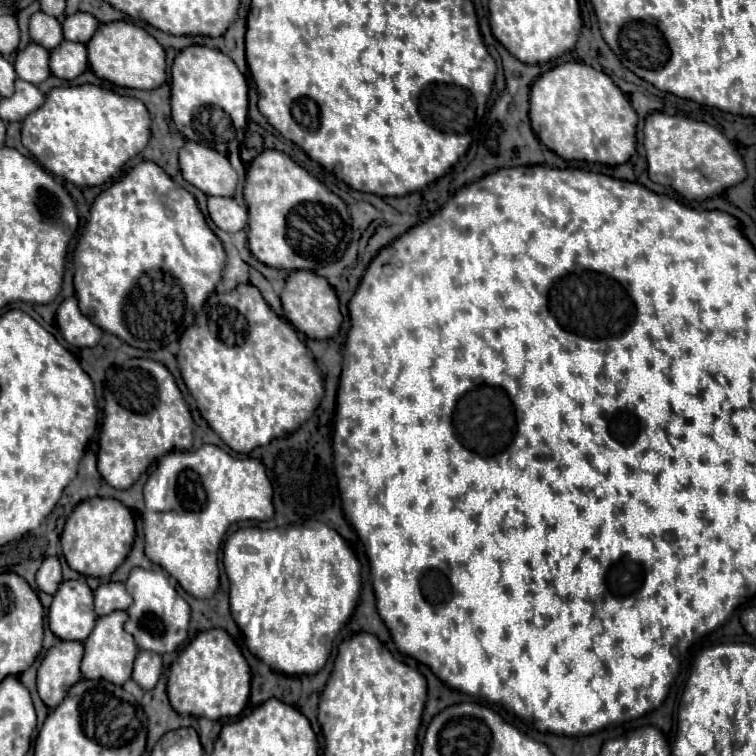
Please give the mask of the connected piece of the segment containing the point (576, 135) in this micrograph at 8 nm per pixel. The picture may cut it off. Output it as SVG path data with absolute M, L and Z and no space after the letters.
M565 62L543 72L531 86L529 118L539 140L565 160L587 160L617 166L625 164L635 154L637 112L605 72L597 72L585 62Z

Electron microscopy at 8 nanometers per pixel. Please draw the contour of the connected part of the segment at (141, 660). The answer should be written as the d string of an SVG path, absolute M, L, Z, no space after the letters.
M141 650L137 654L135 666L133 666L133 680L137 680L141 684L141 688L151 690L161 676L161 668L163 668L163 660L159 654Z

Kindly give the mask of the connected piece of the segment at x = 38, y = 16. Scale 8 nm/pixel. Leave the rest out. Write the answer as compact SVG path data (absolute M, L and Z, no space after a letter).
M35 12L31 16L31 22L29 22L29 34L31 34L31 40L53 50L57 48L57 44L63 42L63 30L61 30L61 22L45 12Z

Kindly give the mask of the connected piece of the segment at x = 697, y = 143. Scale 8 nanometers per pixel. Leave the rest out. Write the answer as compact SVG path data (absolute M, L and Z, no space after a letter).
M653 112L645 118L645 150L649 164L649 178L657 184L671 186L687 200L703 200L721 194L729 186L745 180L745 164L737 148L719 132L701 120L691 120L685 116L669 116L663 112Z

